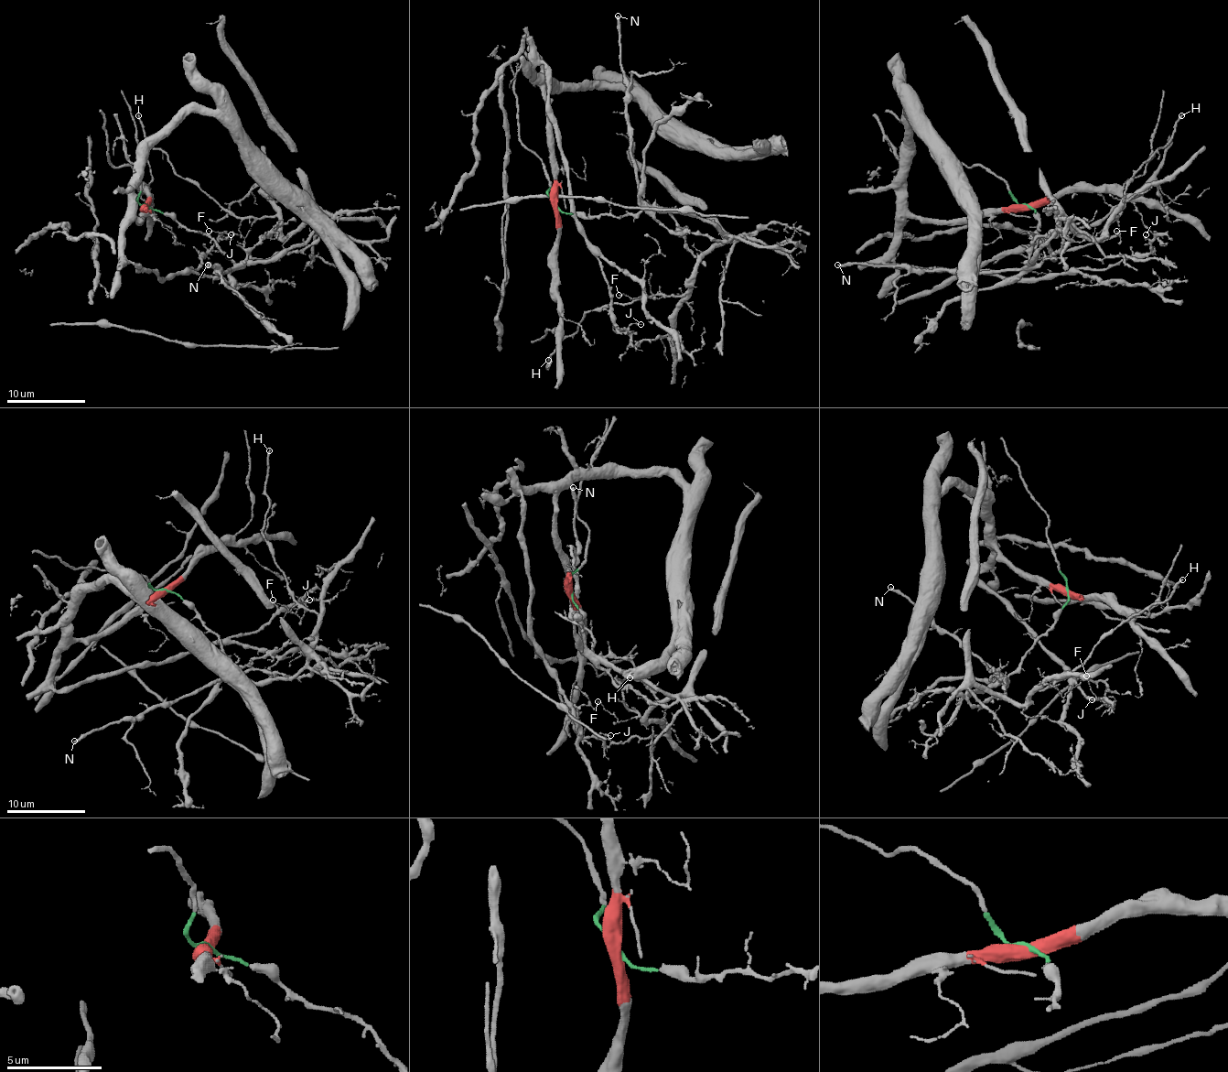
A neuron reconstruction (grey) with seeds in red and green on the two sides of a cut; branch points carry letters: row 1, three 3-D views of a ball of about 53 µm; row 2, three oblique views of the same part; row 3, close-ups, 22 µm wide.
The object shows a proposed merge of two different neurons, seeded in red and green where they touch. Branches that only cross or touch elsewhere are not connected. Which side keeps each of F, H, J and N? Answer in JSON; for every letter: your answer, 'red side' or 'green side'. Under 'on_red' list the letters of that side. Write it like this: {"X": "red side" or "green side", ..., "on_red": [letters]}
{"F": "green side", "H": "green side", "J": "red side", "N": "green side", "on_red": ["J"]}

